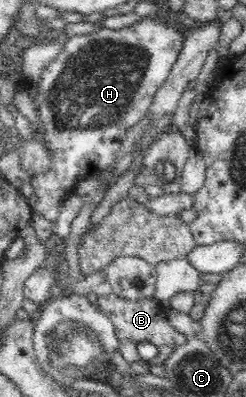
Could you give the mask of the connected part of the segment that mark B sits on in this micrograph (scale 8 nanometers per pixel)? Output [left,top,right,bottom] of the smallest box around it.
[98,292,186,366]

